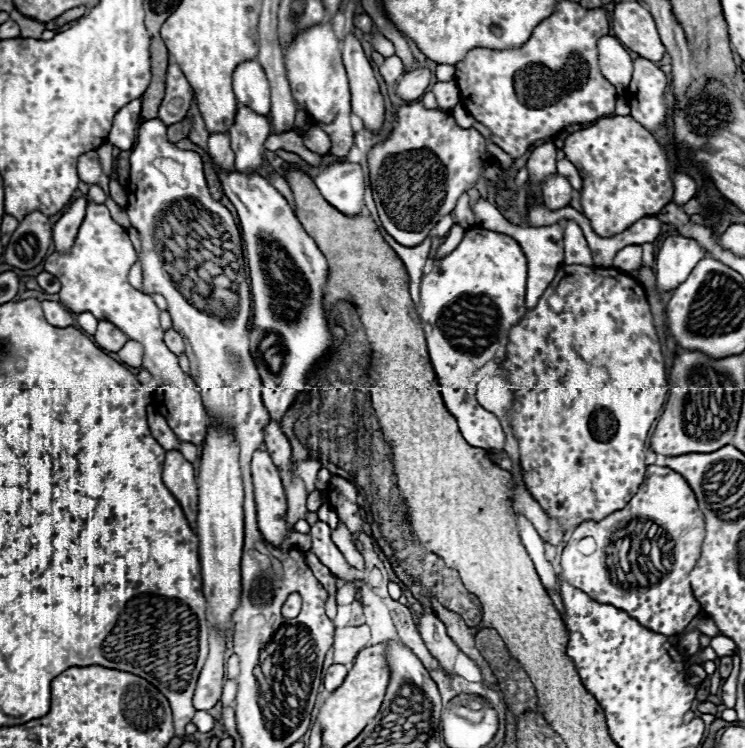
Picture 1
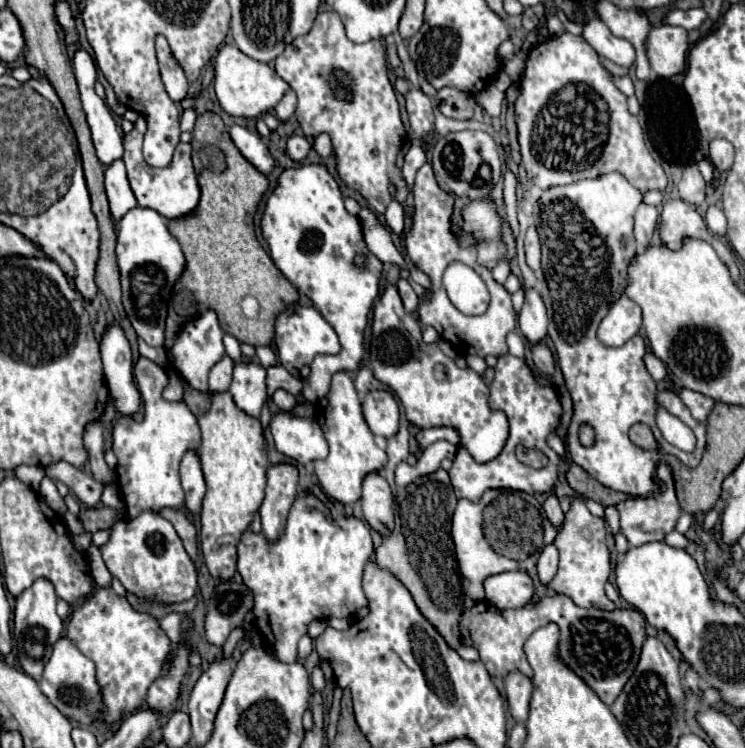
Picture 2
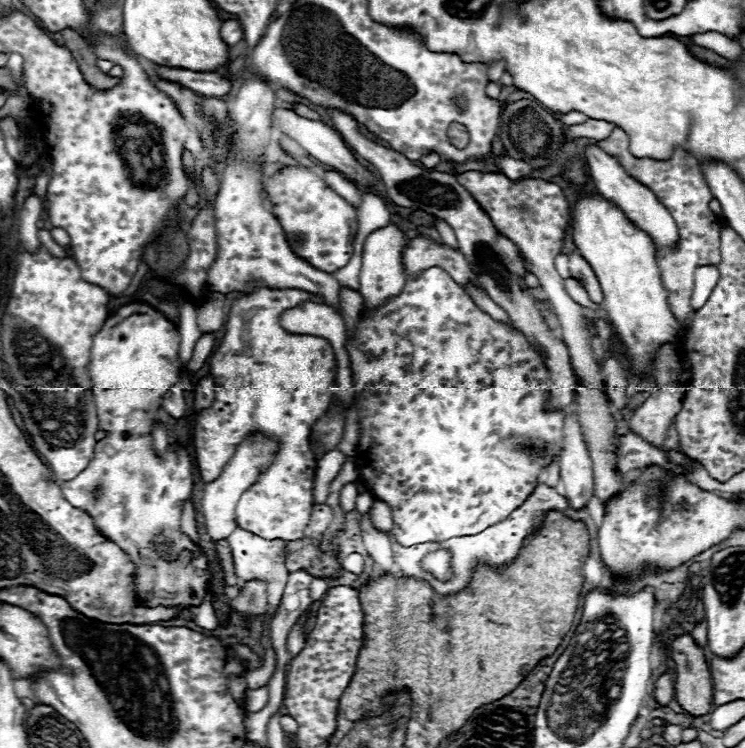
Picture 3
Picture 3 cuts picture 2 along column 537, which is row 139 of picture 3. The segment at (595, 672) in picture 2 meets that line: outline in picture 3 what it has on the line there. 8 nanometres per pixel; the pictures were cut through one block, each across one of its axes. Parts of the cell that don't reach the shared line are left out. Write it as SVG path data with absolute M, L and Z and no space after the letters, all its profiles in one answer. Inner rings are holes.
M622 128L612 130L612 134L606 140L600 140L600 148L604 148L608 154L616 156L620 164L626 168L628 174L632 174L638 182L642 182L646 188L650 188L660 204L670 212L678 226L678 244L676 248L664 248L654 252L656 266L660 270L660 278L664 288L668 290L668 302L672 306L672 312L676 314L678 322L682 326L688 326L692 322L694 310L690 308L690 294L694 290L694 270L698 266L716 266L720 262L720 218L710 210L710 200L714 198L710 188L704 182L704 176L700 172L700 166L696 158L686 154L680 148L674 148L672 156L668 160L654 160L654 158L636 158L628 150L628 134Z

